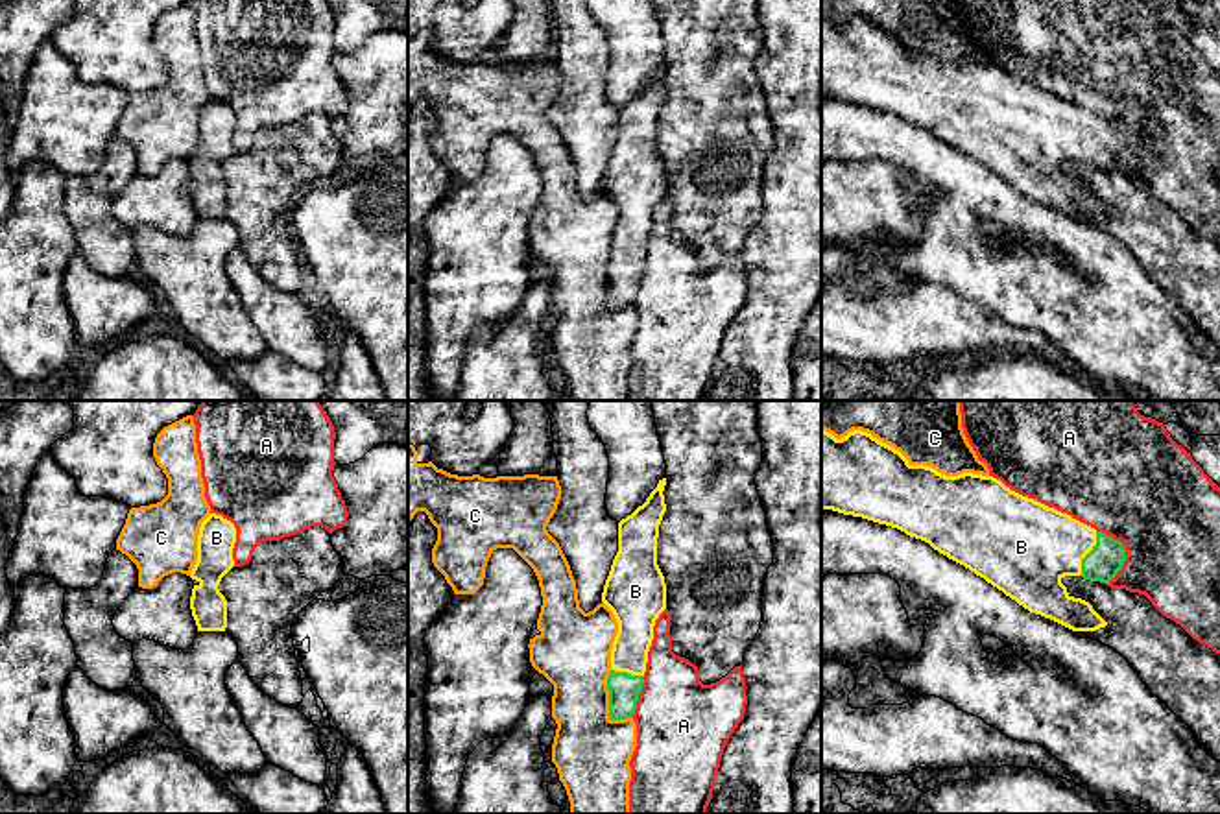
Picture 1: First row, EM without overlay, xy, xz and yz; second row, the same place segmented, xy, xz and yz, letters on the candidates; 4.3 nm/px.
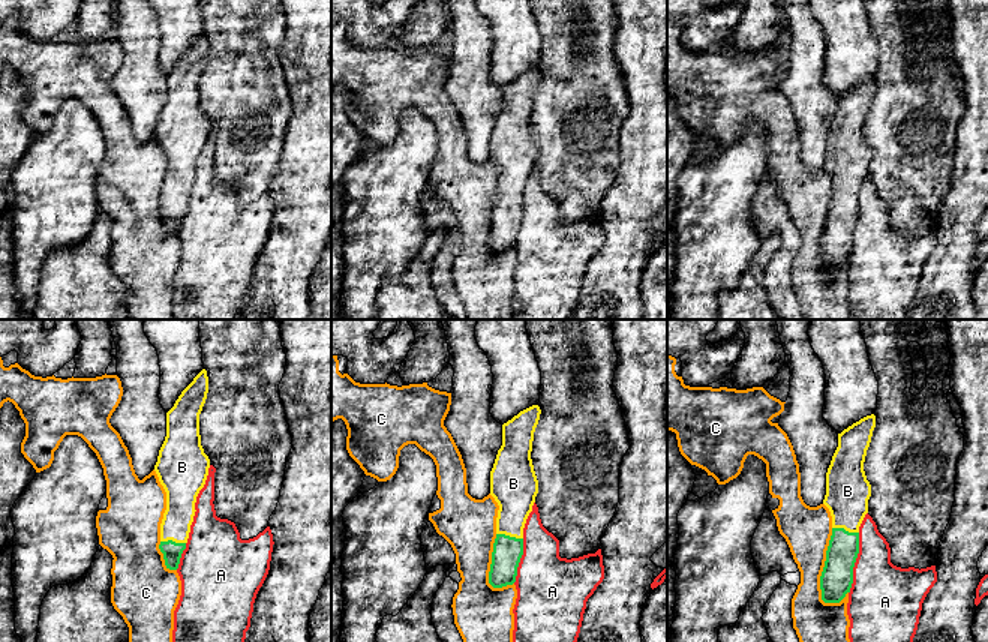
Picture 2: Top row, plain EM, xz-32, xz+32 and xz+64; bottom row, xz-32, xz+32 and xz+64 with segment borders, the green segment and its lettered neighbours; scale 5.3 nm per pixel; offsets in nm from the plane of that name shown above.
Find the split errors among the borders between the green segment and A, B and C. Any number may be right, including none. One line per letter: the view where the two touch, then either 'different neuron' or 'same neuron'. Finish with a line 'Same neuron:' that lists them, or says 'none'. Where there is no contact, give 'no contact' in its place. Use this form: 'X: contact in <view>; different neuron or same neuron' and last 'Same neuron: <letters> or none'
A: contact in yz; different neuron
B: contact in yz; same neuron
C: contact in xz; different neuron
Same neuron: B

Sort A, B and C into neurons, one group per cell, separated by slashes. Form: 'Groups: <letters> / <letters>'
Groups: A / B / C

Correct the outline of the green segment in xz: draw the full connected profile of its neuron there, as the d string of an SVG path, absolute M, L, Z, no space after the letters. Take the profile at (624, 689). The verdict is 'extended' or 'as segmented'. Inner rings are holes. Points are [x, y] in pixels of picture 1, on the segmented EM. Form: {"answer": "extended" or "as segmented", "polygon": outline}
{"answer": "extended", "polygon": "M666 478L646 502L618 522L618 552L602 602L613 611L618 633L607 677L609 720L633 718L644 685L653 626L666 609L666 583L657 565L659 524L666 511Z"}

